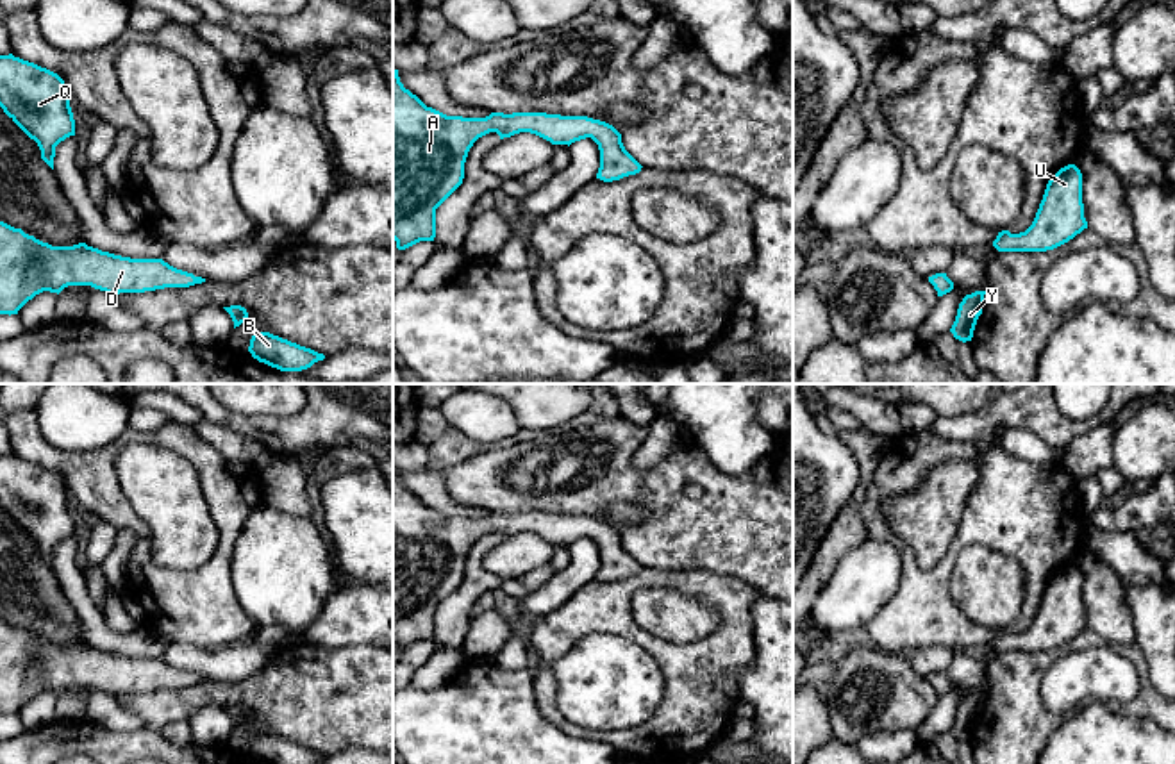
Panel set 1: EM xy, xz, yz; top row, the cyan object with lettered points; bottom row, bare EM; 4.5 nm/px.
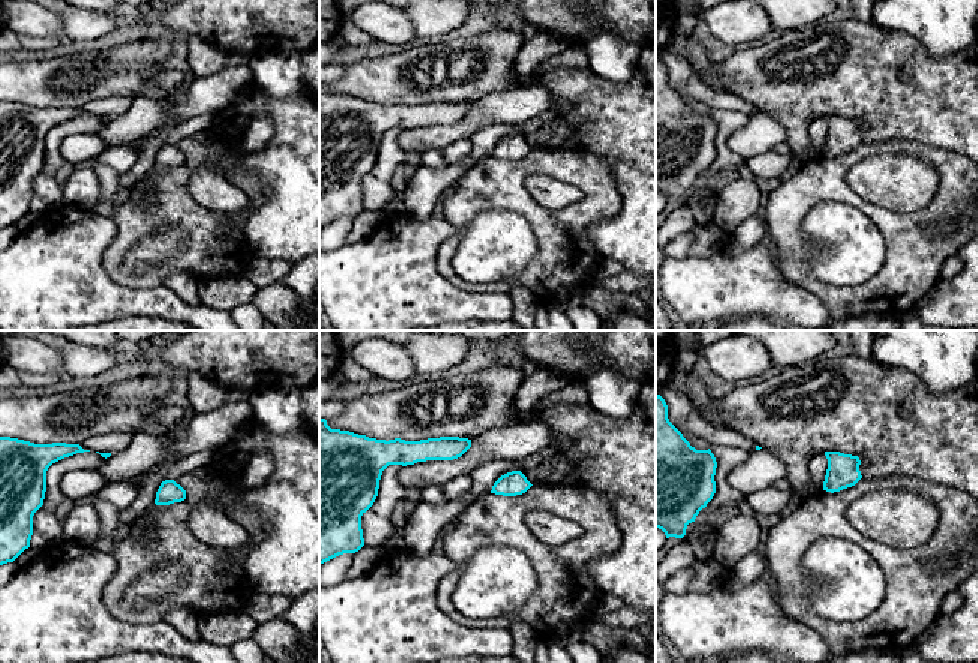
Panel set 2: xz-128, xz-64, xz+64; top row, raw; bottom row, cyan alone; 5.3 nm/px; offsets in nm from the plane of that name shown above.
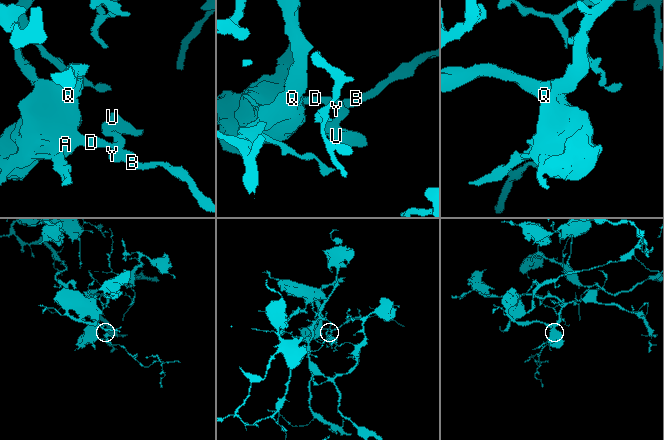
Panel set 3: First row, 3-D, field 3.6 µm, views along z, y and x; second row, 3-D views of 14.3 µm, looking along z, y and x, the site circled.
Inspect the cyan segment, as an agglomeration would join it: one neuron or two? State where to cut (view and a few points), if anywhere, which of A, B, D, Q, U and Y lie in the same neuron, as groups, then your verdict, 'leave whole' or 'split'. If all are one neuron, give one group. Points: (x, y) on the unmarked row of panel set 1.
no cut | A B D Q U Y | leave whole

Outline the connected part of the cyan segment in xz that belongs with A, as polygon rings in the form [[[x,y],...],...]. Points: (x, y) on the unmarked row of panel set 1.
[[[393,468],[393,639],[398,650],[434,641],[436,609],[462,584],[470,548],[489,532],[500,539],[530,532],[568,546],[591,537],[600,550],[596,578],[604,582],[643,568],[625,550],[621,534],[605,521],[546,512],[446,516],[405,489]]]

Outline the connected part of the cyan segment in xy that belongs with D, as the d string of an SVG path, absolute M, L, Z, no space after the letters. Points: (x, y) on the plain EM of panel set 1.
M0 621L0 714L18 710L43 691L91 685L112 696L164 687L189 687L205 678L162 659L130 659L79 643L52 646Z

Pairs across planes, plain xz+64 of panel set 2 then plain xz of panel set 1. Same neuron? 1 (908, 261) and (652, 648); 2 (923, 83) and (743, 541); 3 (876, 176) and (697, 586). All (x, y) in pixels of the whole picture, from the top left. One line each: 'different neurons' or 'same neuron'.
1: same neuron
2: same neuron
3: different neurons

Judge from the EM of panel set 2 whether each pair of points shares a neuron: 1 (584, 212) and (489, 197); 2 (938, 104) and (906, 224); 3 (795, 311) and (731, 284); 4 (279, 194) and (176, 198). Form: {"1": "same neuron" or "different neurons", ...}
{"1": "same neuron", "2": "different neurons", "3": "same neuron", "4": "different neurons"}

